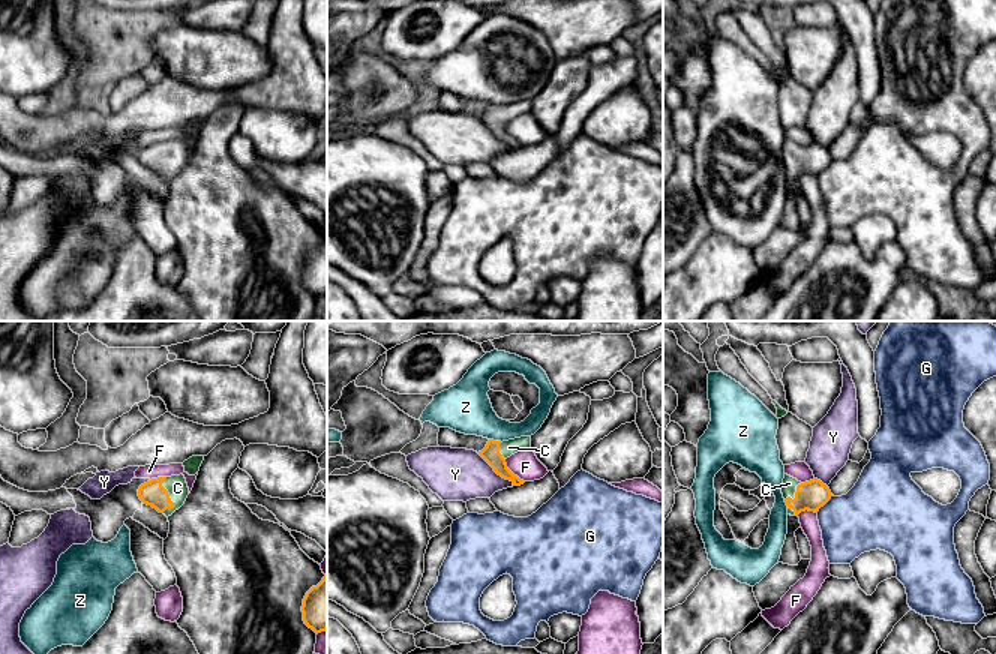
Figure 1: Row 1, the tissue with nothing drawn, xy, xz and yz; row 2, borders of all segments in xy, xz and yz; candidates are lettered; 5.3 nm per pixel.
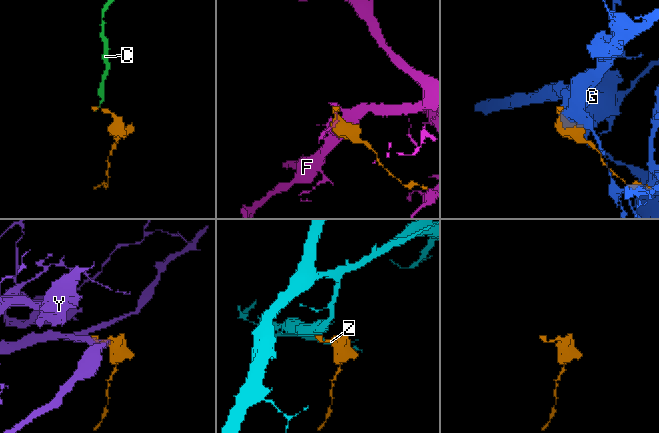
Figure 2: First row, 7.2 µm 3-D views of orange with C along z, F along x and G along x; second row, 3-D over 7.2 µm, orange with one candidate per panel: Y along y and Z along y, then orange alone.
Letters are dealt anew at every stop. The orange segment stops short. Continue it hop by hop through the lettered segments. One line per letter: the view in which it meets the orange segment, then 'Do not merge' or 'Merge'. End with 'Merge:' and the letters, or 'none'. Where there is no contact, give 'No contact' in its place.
C: Touches orange in xy. Merge
F: Touches orange in xz. Do not merge
G: Touches orange in yz. Do not merge
Y: Touches orange in xz. Do not merge
Z: Touches orange in xz. Do not merge
Merge: C

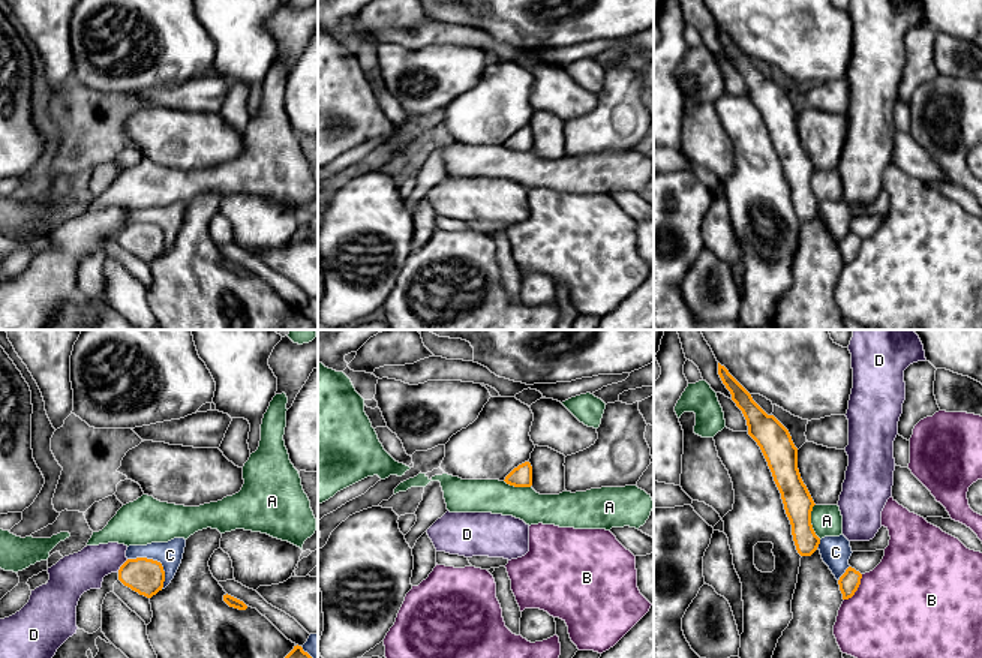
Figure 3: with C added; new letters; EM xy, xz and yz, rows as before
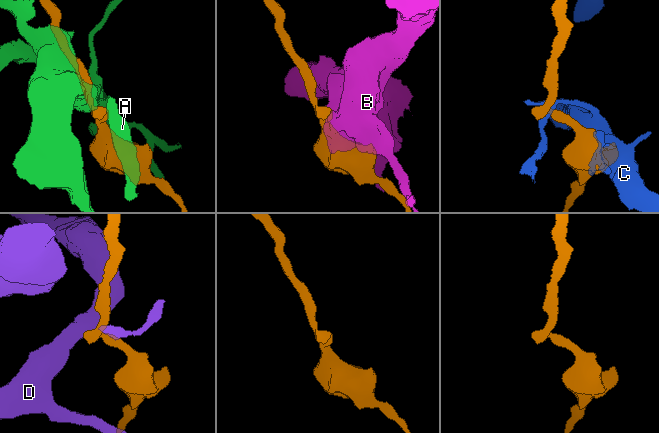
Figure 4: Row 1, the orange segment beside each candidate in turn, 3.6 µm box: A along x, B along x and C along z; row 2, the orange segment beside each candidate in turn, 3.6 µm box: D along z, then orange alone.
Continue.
A: Touches orange in yz. Do not merge
B: Touches orange in yz. Do not merge
C: Touches orange in xy. Do not merge
D: Touches orange in xy. Do not merge
Merge: none

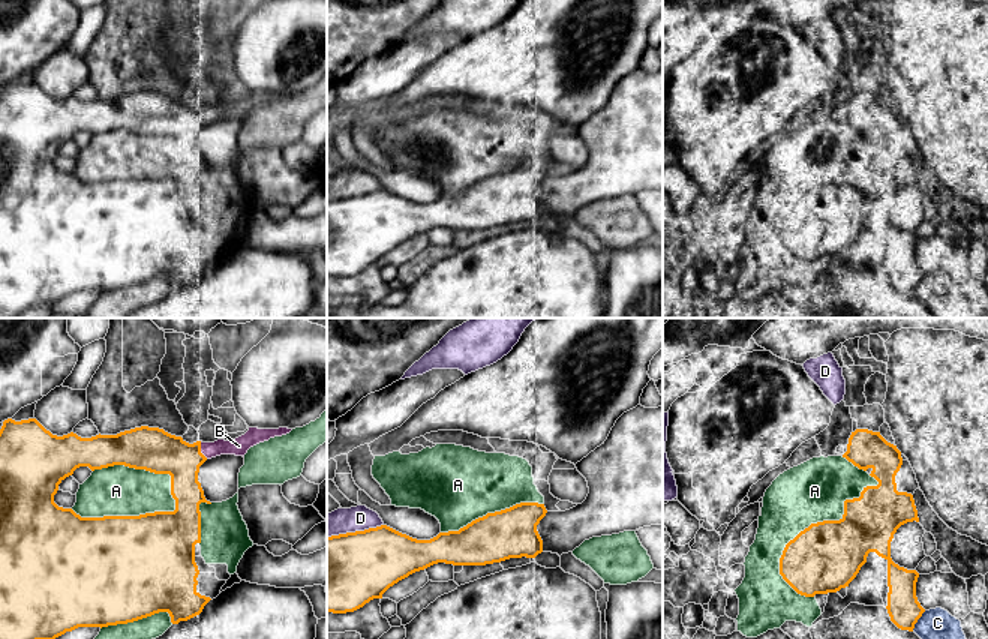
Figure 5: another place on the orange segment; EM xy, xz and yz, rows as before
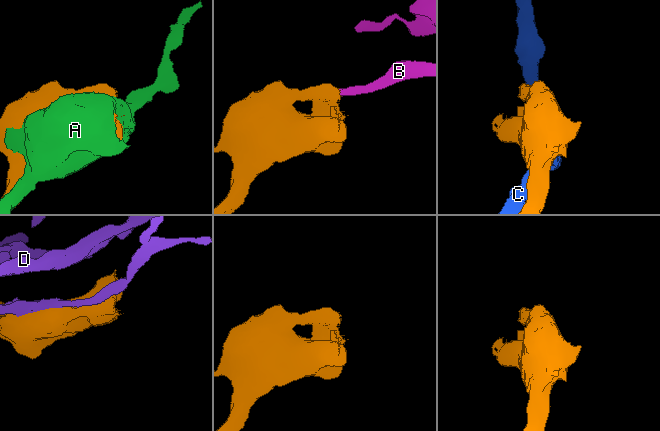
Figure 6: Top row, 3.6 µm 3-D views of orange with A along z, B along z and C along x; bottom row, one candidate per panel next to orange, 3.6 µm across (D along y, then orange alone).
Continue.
A: Touches orange in xy. Do not merge
B: Touches orange in xy. Merge
C: Touches orange in yz. Do not merge
D: Touches orange in xz. Do not merge
Merge: B

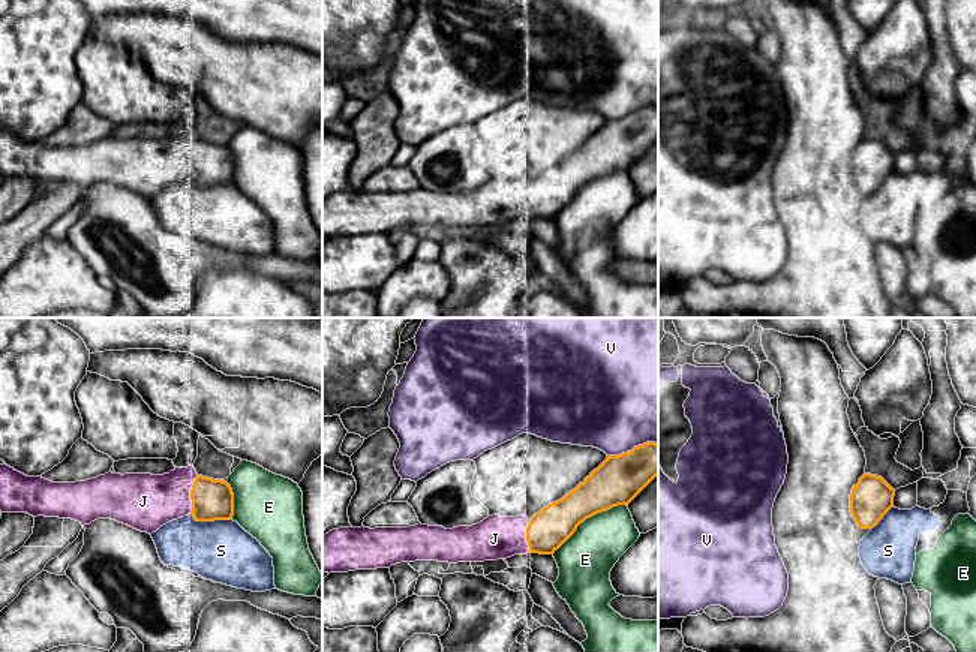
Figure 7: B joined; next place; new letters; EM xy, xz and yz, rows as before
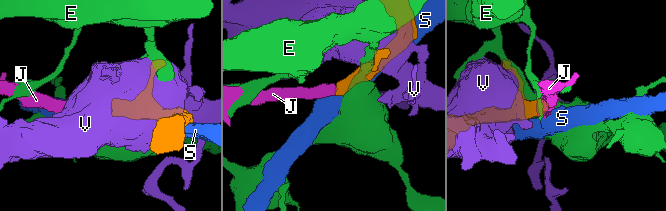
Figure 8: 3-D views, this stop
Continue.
E: Touches orange in xz. Do not merge
J: Touches orange in xy. Merge
S: Touches orange in xy. Do not merge
V: Touches orange in xz. Do not merge
Merge: J

